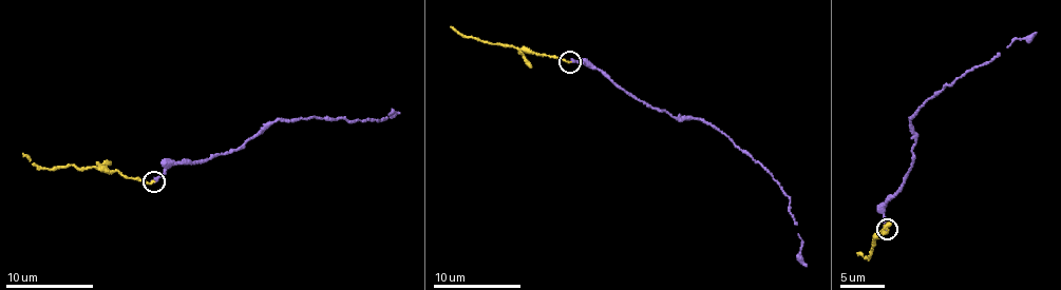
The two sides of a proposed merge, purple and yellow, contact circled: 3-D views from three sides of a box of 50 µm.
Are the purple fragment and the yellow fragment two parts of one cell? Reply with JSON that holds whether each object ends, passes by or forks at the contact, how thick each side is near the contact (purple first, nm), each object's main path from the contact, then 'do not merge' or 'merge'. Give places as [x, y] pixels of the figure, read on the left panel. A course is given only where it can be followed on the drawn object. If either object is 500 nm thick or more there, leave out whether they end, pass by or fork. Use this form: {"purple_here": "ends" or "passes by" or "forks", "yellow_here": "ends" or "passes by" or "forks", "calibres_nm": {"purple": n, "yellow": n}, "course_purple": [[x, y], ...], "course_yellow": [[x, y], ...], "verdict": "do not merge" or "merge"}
{"purple_here": "ends", "yellow_here": "ends", "calibres_nm": {"purple": 260, "yellow": 130}, "course_purple": [[154, 181], [169, 167], [228, 153], [278, 120], [379, 121], [393, 111], [393, 116], [400, 113]], "course_yellow": [[154, 181], [145, 182], [117, 170], [94, 167], [40, 169], [22, 153]], "verdict": "merge"}

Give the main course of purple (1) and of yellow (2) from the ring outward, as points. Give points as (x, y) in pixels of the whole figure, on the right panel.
1: (887, 228), (883, 211), (916, 144), (910, 119), (913, 112), (1016, 39), (1031, 39), (1037, 33)
2: (887, 228), (887, 233), (877, 232), (879, 235), (875, 237), (870, 258), (857, 252)

